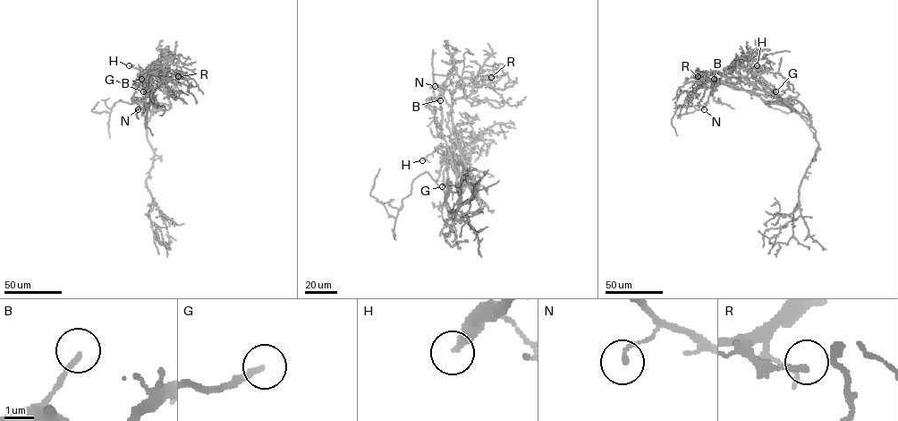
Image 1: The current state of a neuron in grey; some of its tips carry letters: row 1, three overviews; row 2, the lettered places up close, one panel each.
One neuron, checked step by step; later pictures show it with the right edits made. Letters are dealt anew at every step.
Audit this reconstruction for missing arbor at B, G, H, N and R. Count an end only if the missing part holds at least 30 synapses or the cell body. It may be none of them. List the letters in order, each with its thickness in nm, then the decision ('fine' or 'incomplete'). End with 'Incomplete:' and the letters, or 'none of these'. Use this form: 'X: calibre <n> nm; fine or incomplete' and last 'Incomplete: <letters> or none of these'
B: calibre 160 nm; fine
G: calibre 200 nm; incomplete
H: calibre 300 nm; incomplete
N: calibre 160 nm; fine
R: calibre 110 nm; fine
Incomplete: G, H

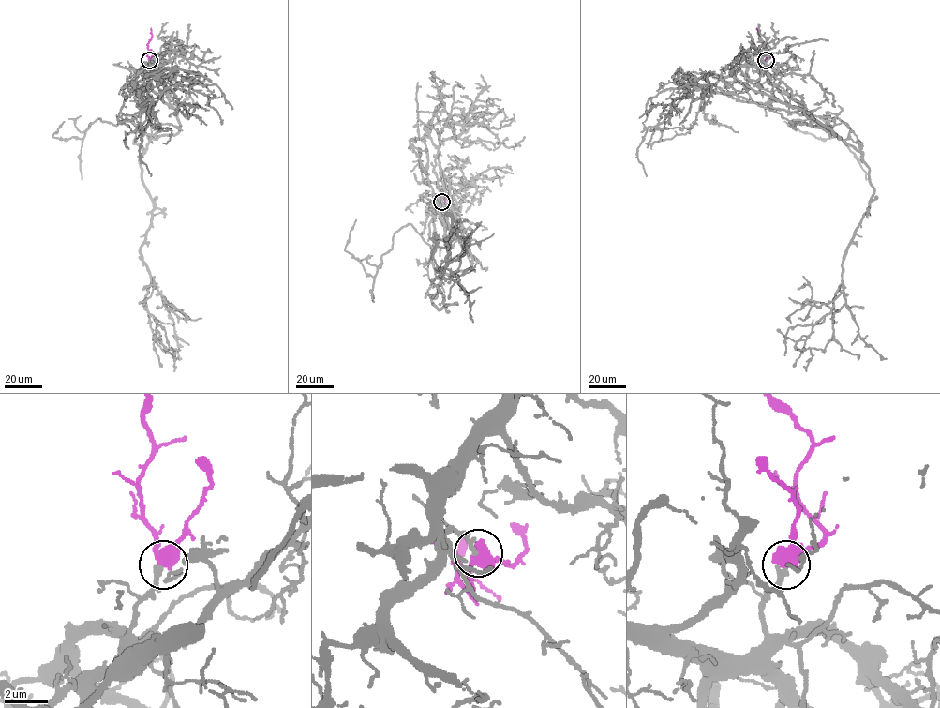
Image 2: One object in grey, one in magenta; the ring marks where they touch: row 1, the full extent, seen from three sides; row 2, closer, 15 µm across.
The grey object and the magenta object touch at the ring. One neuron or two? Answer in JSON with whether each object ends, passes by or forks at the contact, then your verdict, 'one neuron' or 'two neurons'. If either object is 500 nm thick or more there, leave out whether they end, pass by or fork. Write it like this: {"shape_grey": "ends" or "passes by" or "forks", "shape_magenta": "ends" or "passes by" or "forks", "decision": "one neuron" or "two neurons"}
{"decision": "one neuron"}

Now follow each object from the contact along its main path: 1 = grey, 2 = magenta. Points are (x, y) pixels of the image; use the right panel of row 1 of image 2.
1: (766, 60), (767, 81), (860, 152), (874, 189), (844, 257), (831, 339), (823, 351), (810, 349), (806, 370)
2: (766, 60), (769, 58), (768, 50), (760, 40), (756, 28)

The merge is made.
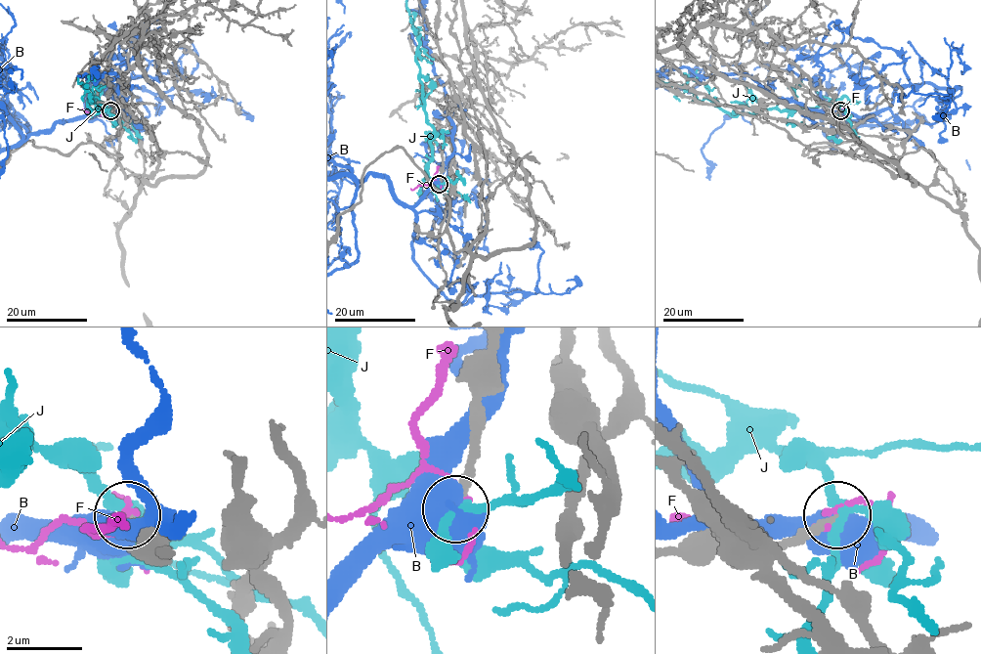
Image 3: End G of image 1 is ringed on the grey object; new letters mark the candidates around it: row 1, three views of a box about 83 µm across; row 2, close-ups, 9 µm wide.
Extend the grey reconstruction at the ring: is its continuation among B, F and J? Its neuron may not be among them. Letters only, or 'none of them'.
none of them

